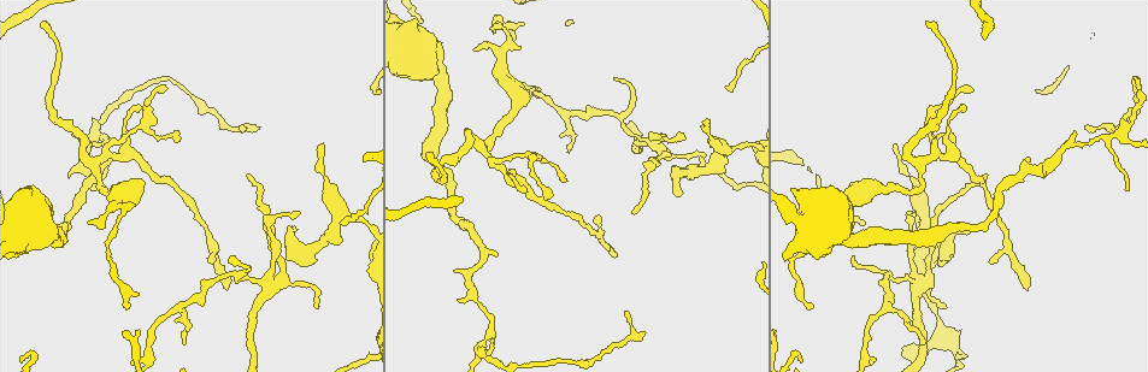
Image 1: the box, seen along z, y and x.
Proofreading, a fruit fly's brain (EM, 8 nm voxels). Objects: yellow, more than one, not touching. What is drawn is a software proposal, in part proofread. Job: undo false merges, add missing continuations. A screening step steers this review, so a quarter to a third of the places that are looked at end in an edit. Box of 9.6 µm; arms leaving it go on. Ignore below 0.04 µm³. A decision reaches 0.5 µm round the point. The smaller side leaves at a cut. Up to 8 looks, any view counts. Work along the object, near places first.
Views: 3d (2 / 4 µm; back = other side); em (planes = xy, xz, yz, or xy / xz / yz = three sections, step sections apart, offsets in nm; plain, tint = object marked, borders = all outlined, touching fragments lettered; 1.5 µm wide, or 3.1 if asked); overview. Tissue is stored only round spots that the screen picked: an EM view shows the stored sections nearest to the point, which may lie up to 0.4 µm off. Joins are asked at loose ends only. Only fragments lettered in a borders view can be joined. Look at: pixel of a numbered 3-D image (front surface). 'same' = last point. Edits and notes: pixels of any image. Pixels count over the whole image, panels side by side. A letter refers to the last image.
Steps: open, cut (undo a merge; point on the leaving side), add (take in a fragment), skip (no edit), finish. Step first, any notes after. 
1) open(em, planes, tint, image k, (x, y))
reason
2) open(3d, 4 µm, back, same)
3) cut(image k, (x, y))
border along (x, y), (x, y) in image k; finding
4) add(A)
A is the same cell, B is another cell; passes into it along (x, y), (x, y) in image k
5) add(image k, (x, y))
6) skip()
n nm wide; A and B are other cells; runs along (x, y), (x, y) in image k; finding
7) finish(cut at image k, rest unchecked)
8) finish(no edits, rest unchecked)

open(em, planes, borders, image 1, (292, 228))
long arm stops here

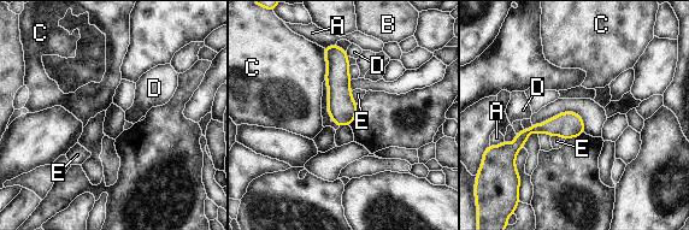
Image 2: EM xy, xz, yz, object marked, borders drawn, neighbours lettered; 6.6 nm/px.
skip()
170 nm wide; A, B, C, D and E are other cells; no lettered fragment goes on from it

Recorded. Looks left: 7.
open(em, yz, step 8, borders, image 1, (614, 251))
branch stops here

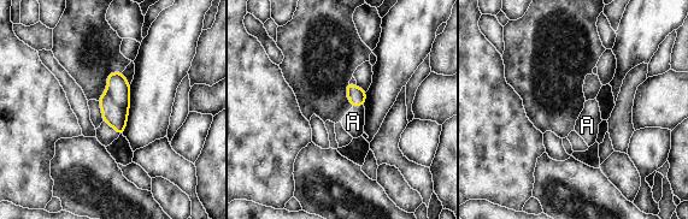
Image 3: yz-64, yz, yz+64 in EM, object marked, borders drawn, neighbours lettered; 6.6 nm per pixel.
open(em, planes, borders, same)
another direction

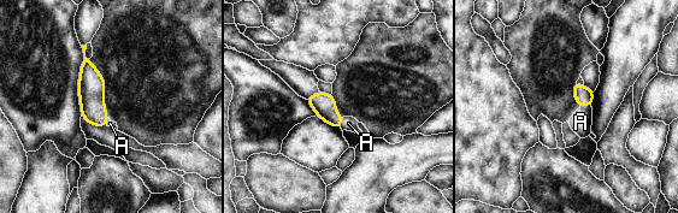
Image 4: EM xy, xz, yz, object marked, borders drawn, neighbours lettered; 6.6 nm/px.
add(A)
A is the same cell; passes into it along (584, 96), (584, 105), (581, 122) in image 4; it goes on there

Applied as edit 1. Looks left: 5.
open(em, planes, borders, image 1, (231, 261))
thin end

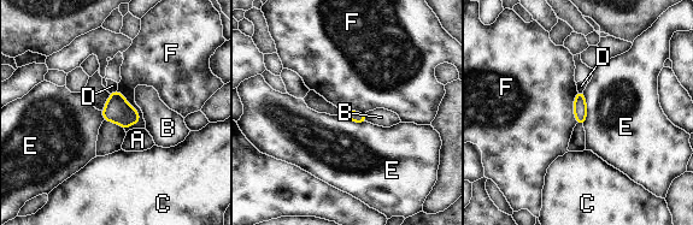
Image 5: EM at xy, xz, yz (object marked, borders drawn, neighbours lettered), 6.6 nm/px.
skip()
F touches over 280 nm; A, B, C, D, E and F are other cells; border along (117, 90), (139, 114), (127, 129) in image 5; no lettered fragment goes on from it

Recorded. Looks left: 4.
finish(add at image 4, rest unchecked)

